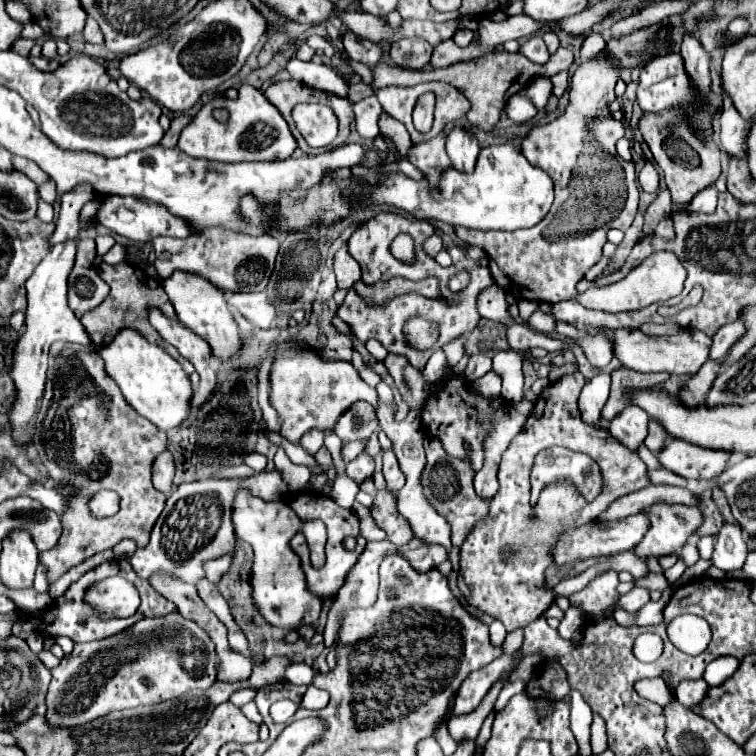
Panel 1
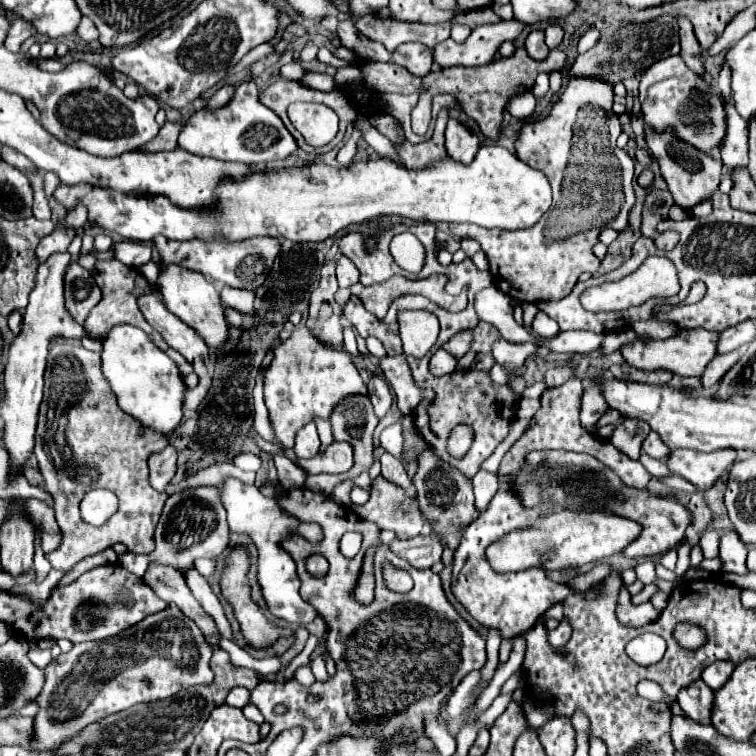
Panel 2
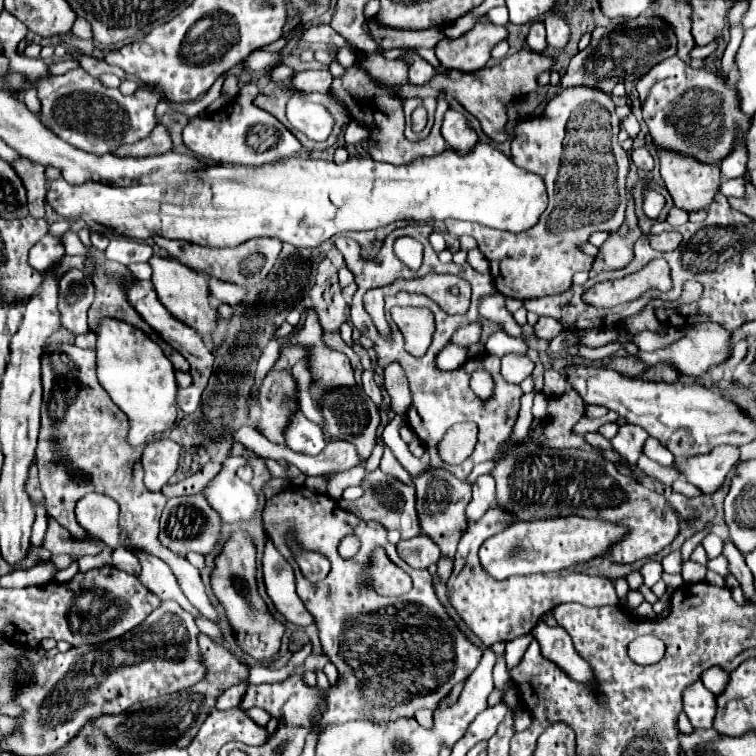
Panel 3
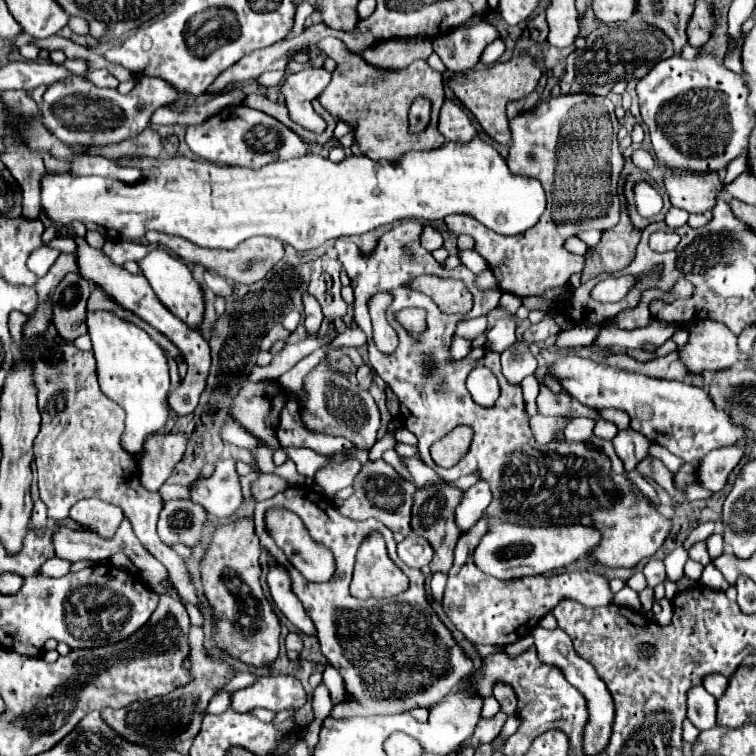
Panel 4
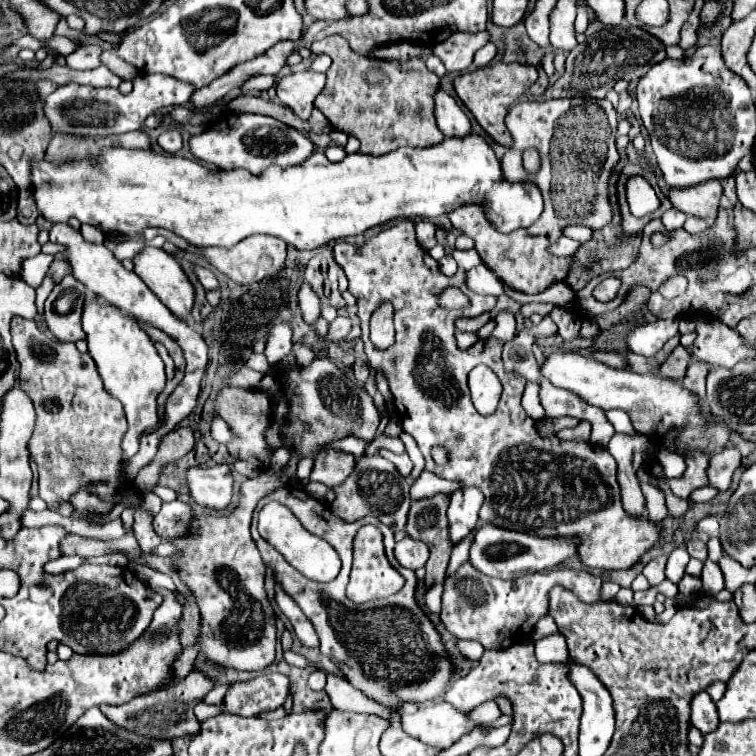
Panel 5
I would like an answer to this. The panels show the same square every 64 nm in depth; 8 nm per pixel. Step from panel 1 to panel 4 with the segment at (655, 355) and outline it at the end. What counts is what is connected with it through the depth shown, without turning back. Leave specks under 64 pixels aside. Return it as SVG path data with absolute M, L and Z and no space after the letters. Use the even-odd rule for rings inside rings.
M702 320L690 326L690 338L684 346L678 346L680 360L692 374L702 374L706 370L722 370L746 356L738 350L736 334L732 334L724 324L714 320Z

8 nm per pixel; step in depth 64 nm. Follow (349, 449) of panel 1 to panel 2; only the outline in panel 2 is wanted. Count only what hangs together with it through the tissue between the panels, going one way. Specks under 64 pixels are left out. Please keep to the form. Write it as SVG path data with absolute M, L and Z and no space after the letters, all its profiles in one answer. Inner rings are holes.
M334 442L328 446L324 456L314 456L310 460L298 460L298 465L308 474L340 474L352 468L354 448L350 442Z

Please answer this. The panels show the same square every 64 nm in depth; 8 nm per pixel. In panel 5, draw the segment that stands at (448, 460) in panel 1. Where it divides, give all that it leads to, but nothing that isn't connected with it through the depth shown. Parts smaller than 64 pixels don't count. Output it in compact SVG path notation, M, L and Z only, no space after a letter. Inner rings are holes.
M448 494L420 498L410 506L406 532L416 540L424 540L430 548L430 560L426 562L426 588L446 578L446 566L454 546L452 540L448 540L446 510Z

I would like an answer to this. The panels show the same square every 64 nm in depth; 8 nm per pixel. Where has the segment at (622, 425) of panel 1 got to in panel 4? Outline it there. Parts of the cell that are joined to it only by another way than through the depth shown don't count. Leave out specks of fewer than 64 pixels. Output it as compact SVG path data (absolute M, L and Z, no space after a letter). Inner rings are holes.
M628 428L628 430L620 430L620 432L614 436L612 444L614 444L616 454L622 458L624 468L626 468L626 470L634 470L636 464L638 464L642 458L648 456L650 440L648 440L644 434L640 434L640 432Z

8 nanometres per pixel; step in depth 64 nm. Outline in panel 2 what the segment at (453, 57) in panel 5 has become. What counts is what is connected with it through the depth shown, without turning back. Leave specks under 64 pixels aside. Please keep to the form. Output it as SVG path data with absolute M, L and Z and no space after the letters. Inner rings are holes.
M516 18L496 24L482 24L472 30L470 38L464 44L456 44L448 38L434 46L434 62L440 68L488 64L496 56L500 44L506 40L516 40L526 30L526 26L528 24Z

